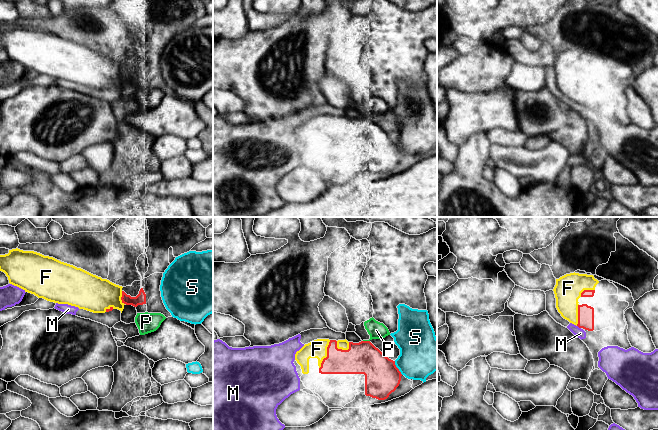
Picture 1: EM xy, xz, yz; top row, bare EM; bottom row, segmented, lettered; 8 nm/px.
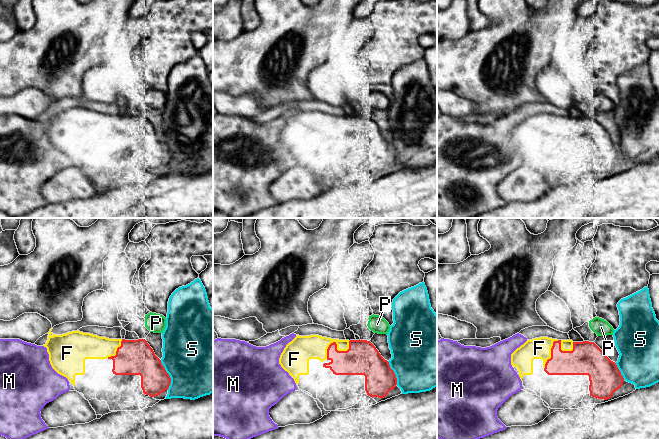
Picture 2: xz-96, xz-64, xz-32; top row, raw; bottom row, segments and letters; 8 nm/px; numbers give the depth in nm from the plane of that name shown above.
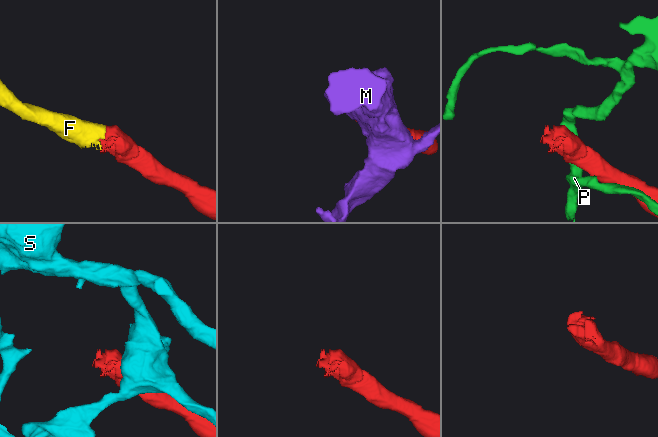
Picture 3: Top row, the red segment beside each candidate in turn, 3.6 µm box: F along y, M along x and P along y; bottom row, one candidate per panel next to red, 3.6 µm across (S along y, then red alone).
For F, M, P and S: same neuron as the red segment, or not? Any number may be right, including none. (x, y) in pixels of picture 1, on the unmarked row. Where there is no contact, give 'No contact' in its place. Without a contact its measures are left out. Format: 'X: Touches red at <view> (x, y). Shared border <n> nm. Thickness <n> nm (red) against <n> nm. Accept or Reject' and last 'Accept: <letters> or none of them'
F: Touches red at xz (327, 130). Shared border 240 nm. Thickness 220 nm (red) against 140 nm. Accept
M: Touches red at yz (579, 103). Shared border 40 nm. Thickness 130 nm (red) against 80 nm. Reject
P: Touches red at xz (366, 117). Shared border 60 nm. Thickness 260 nm (red) against 140 nm. Reject
S: Touches red at xz (397, 144). Shared border 130 nm. Thickness 280 nm (red) against 360 nm. Reject
Accept: F

